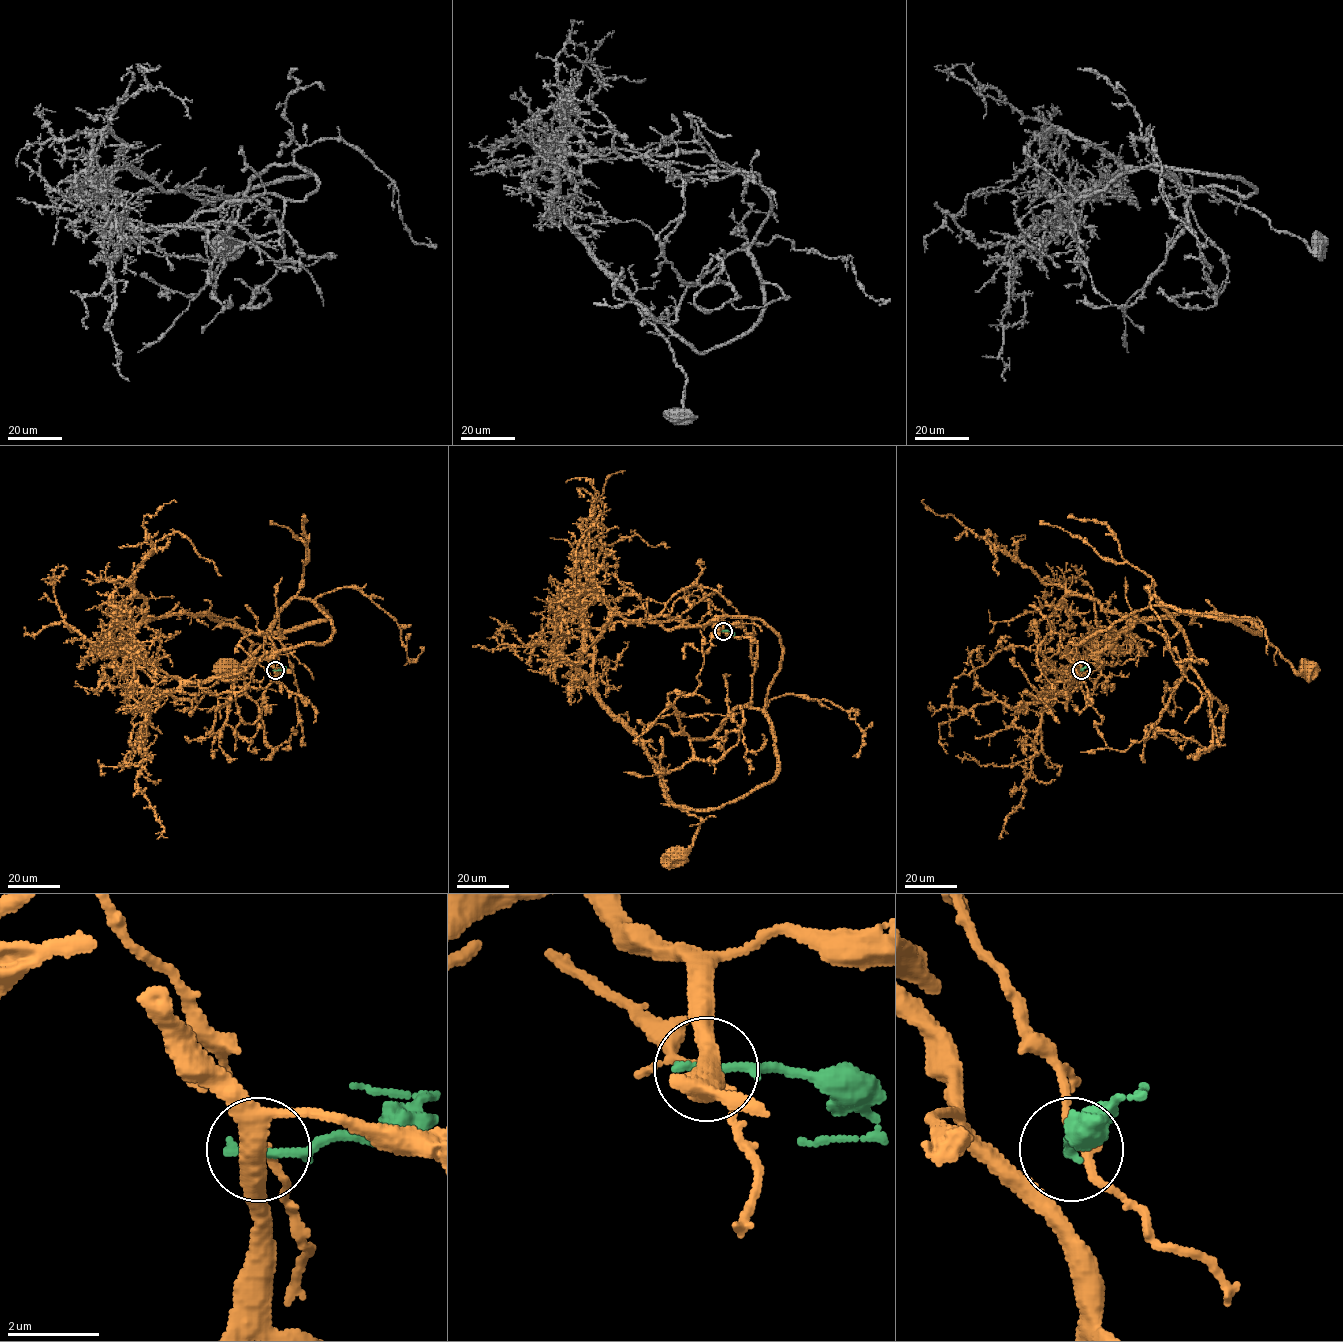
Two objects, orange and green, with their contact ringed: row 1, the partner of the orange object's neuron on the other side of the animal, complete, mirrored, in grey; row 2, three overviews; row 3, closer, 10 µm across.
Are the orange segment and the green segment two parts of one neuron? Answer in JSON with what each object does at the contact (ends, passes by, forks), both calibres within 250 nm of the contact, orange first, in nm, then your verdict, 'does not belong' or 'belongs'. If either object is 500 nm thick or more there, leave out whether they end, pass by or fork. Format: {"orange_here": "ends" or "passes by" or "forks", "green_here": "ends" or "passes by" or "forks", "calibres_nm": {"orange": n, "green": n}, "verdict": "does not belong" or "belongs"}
{"orange_here": "passes by", "green_here": "ends", "calibres_nm": {"orange": 200, "green": 240}, "verdict": "does not belong"}

